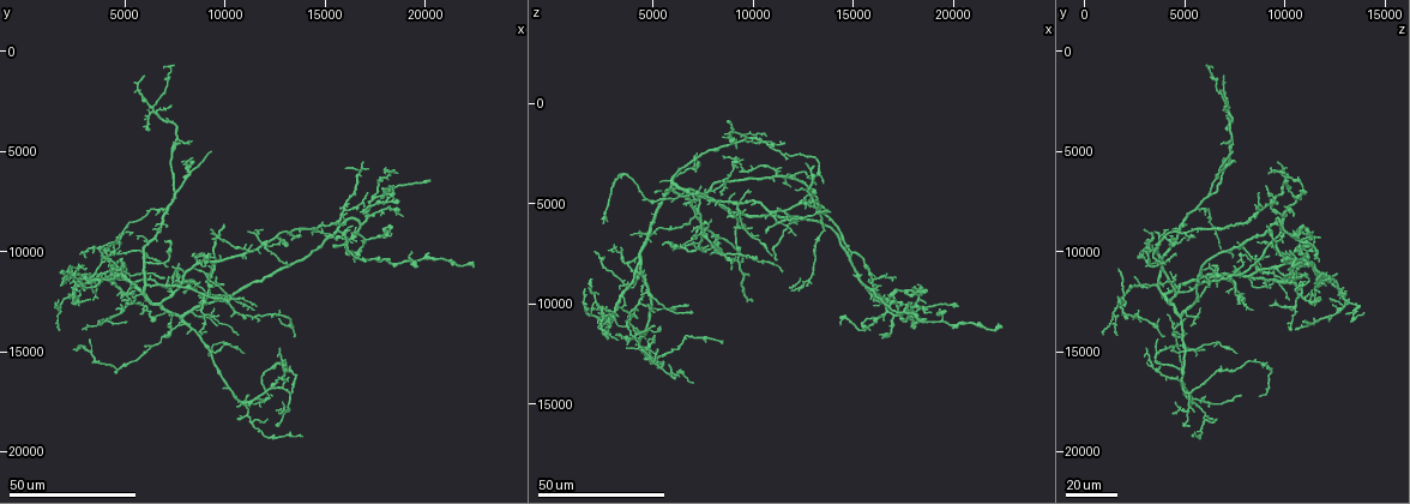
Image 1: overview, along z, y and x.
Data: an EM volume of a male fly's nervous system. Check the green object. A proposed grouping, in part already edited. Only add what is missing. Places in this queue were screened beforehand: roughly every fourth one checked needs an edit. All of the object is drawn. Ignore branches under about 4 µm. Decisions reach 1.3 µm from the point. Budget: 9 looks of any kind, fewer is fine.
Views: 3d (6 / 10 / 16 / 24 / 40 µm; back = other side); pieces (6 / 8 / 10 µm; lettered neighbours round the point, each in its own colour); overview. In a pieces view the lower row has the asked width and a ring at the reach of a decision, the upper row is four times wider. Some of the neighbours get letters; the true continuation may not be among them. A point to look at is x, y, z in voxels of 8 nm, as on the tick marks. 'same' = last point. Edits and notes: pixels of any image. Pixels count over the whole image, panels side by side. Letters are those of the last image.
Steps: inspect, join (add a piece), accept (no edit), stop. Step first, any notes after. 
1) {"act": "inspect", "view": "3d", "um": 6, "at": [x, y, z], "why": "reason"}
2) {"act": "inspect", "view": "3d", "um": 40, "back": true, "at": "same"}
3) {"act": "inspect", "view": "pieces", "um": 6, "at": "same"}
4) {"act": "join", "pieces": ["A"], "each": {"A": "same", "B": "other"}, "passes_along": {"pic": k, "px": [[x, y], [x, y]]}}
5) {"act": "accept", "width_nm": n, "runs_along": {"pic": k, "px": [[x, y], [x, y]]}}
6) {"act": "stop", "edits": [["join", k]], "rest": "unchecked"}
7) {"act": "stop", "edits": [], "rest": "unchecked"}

{"act": "inspect", "view": "3d", "um": 24, "at": [11200, 17200, 7800], "why": "long arm stops here"}

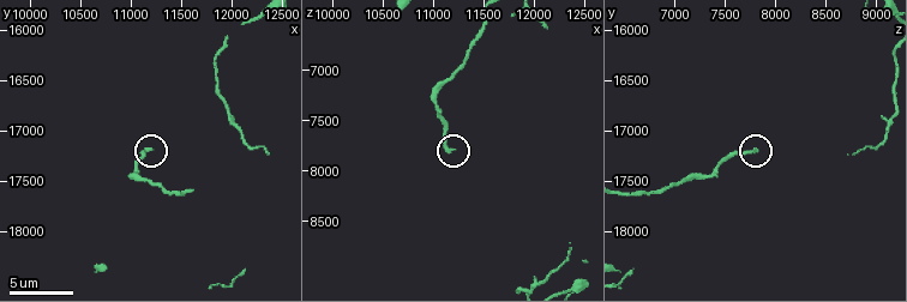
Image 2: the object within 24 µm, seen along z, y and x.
{"act": "inspect", "view": "pieces", "um": 8, "at": [11180, 17200, 7780]}

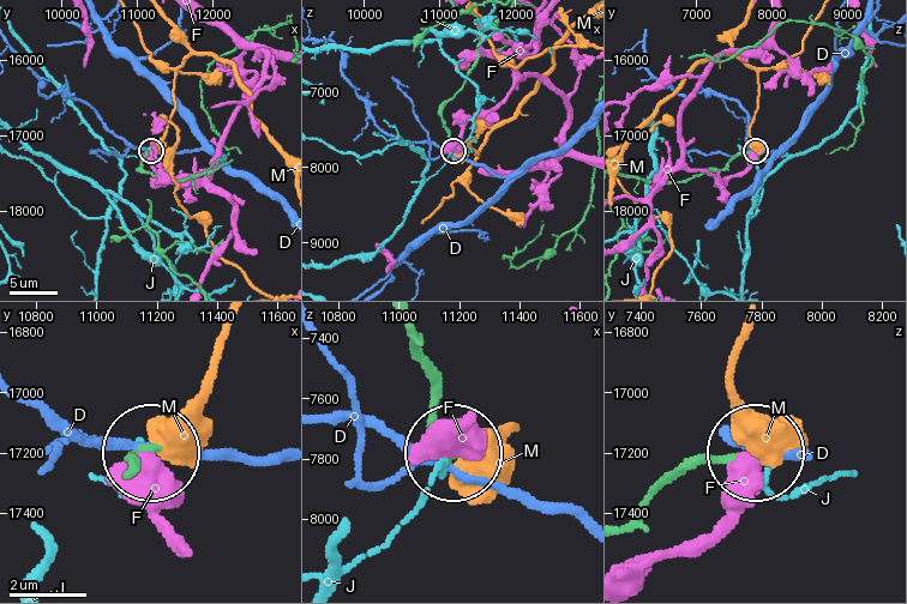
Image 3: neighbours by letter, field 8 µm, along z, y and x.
{"act": "accept", "each": {"D": "other", "F": "other", "J": "other", "M": "other"}, "found": "none of them fits"}

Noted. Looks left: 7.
{"act": "inspect", "view": "3d", "um": 24, "at": [9900, 8700, 10000], "why": "end of a long branch"}

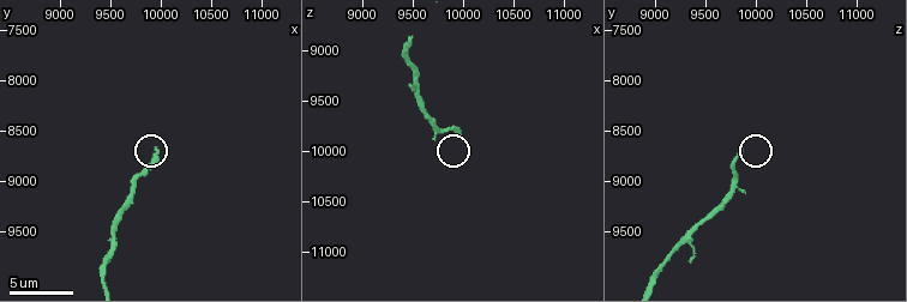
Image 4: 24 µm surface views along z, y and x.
{"act": "inspect", "view": "pieces", "um": 6, "at": [9940, 8680, 9880]}

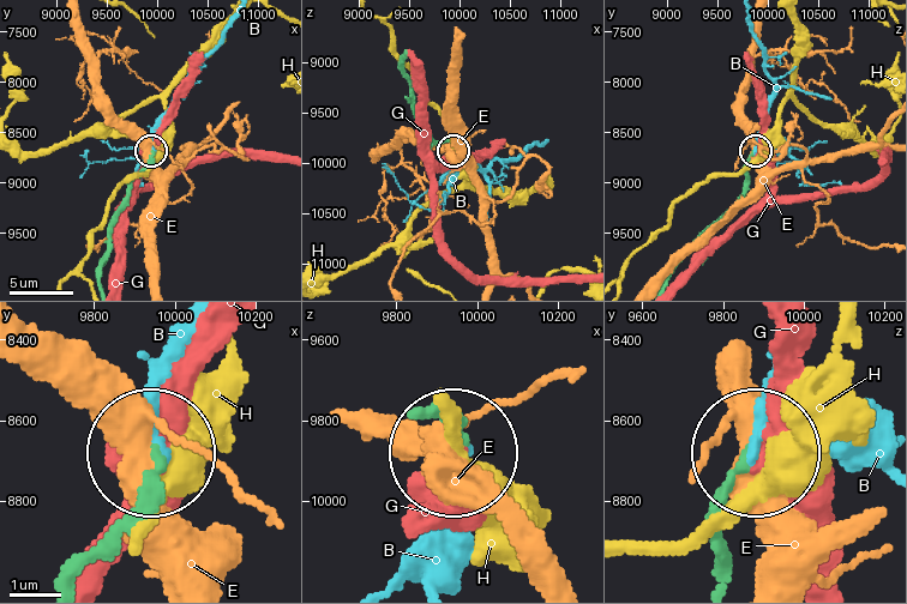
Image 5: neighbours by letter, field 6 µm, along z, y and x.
{"act": "join", "pieces": ["B"], "each": {"B": "same", "E": "other", "G": "other", "H": "other"}, "found": "it goes on there"}

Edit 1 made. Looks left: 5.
{"act": "inspect", "view": "3d", "um": 24, "at": [6100, 1200, 6900]}

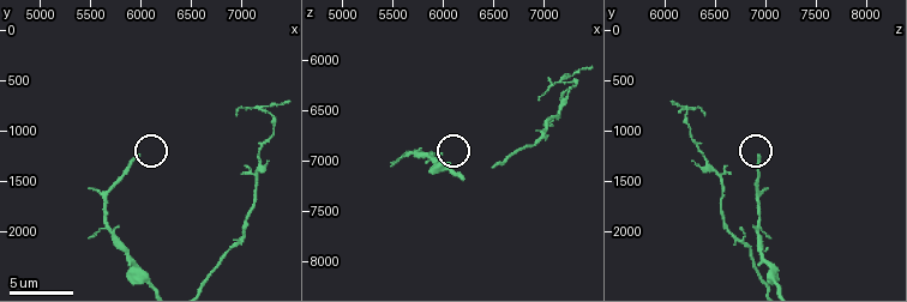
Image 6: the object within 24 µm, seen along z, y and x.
{"act": "inspect", "view": "pieces", "um": 8, "at": [5960, 1240, 6940], "why": "what lies round it"}

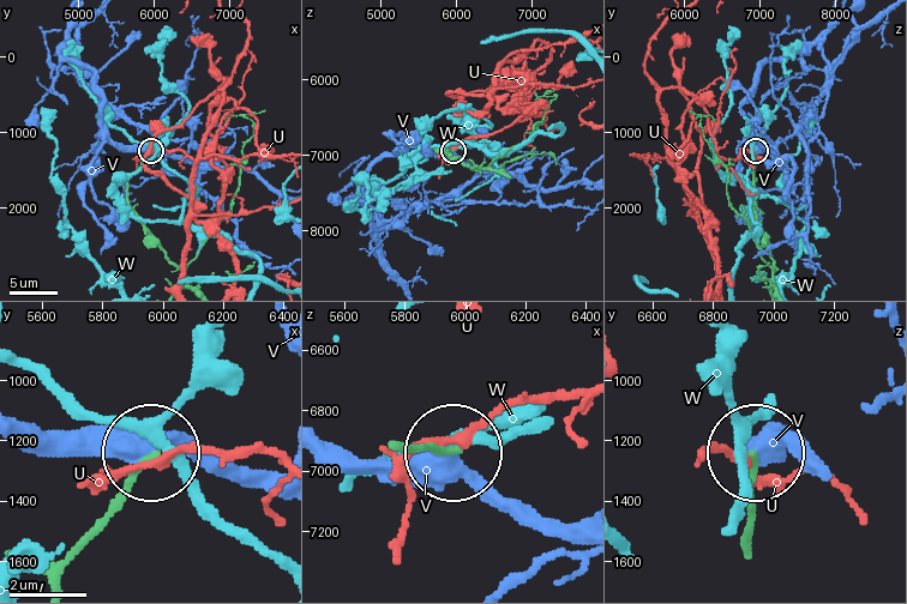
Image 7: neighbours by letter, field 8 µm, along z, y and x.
{"act": "accept", "width_nm": 160, "each": {"U": "other", "V": "other", "W": "other"}, "runs_along": {"pic": 7, "px": [[55, 584], [65, 555], [149, 452]]}, "found": "none of them fits"}

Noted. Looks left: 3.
{"act": "inspect", "view": "3d", "um": 24, "at": [6800, 11400, 10400], "why": "end of a long branch"}

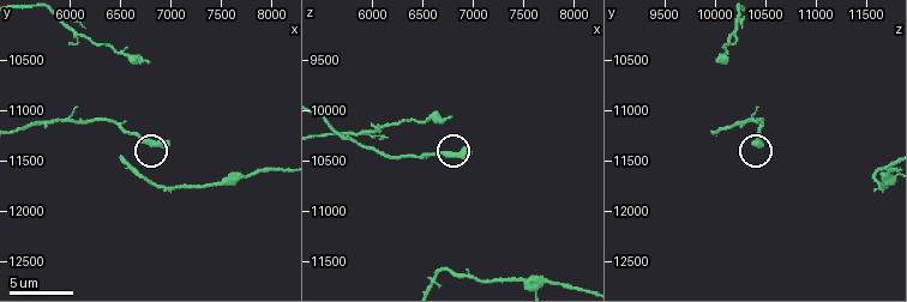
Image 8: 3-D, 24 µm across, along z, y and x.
{"act": "inspect", "view": "pieces", "um": 10, "at": [6960, 11320, 10420], "why": "what lies round it"}

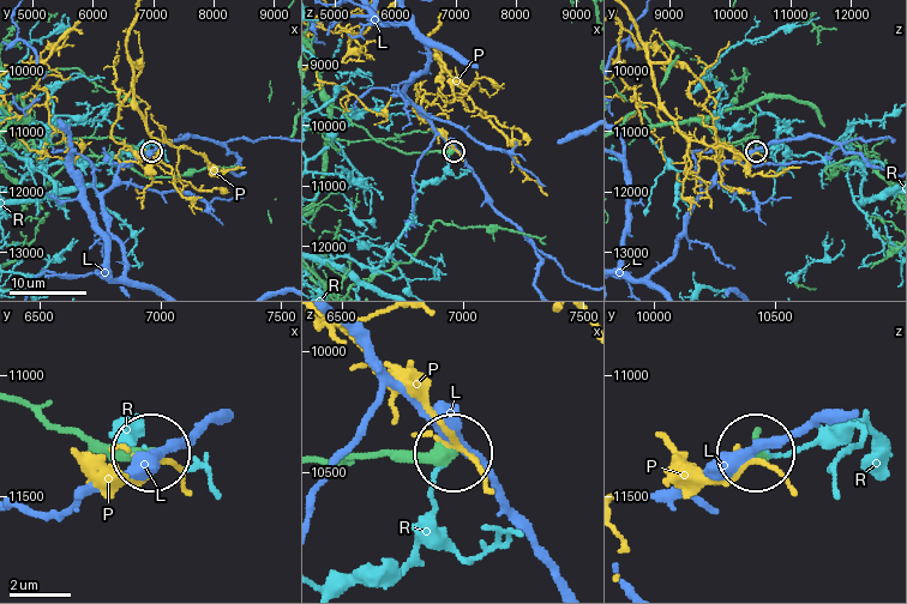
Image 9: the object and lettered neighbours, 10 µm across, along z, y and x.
{"act": "accept", "each": {"L": "other", "P": "other", "R": "other"}, "runs_along": {"pic": 9, "px": [[340, 109], [389, 146], [408, 153], [452, 151]]}, "found": "none of them fits"}

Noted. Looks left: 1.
{"act": "stop", "edits": [["join", 5]], "rest": "unchecked"}

